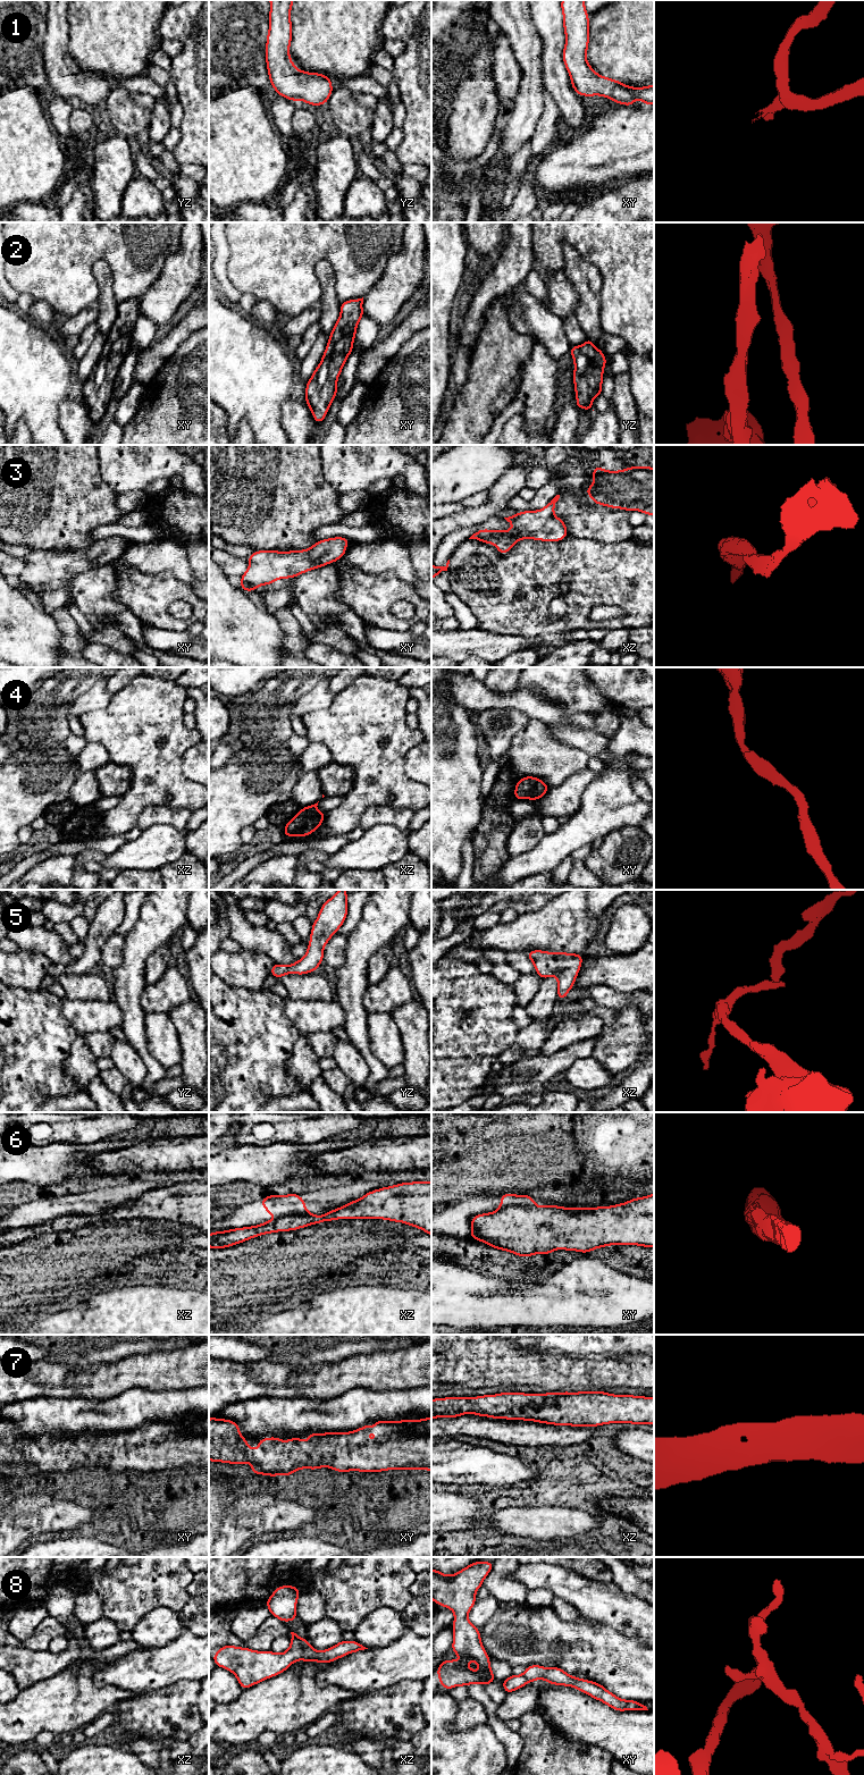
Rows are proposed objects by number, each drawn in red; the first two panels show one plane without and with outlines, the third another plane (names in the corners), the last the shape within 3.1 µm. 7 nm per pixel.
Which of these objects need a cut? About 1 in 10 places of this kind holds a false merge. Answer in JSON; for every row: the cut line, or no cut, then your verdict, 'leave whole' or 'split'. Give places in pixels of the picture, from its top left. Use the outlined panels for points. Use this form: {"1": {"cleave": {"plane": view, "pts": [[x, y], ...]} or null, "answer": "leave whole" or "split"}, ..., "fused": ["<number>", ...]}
{"1": {"cleave": null, "answer": "leave whole"}, "2": {"cleave": null, "answer": "leave whole"}, "3": {"cleave": null, "answer": "leave whole"}, "4": {"cleave": null, "answer": "leave whole"}, "5": {"cleave": null, "answer": "leave whole"}, "6": {"cleave": {"plane": "xy", "pts": [[535, 1204], [505, 1205], [500, 1208]]}, "answer": "split"}, "7": {"cleave": null, "answer": "leave whole"}, "8": {"cleave": {"plane": "xz", "pts": [[301, 1639], [302, 1658]]}, "answer": "split"}, "fused": ["6", "8"]}

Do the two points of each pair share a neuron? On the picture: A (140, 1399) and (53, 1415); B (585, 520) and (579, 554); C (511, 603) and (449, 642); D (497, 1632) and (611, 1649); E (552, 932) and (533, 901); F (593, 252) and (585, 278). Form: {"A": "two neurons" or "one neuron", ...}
{"A": "one neuron", "B": "two neurons", "C": "two neurons", "D": "one neuron", "E": "two neurons", "F": "two neurons"}

